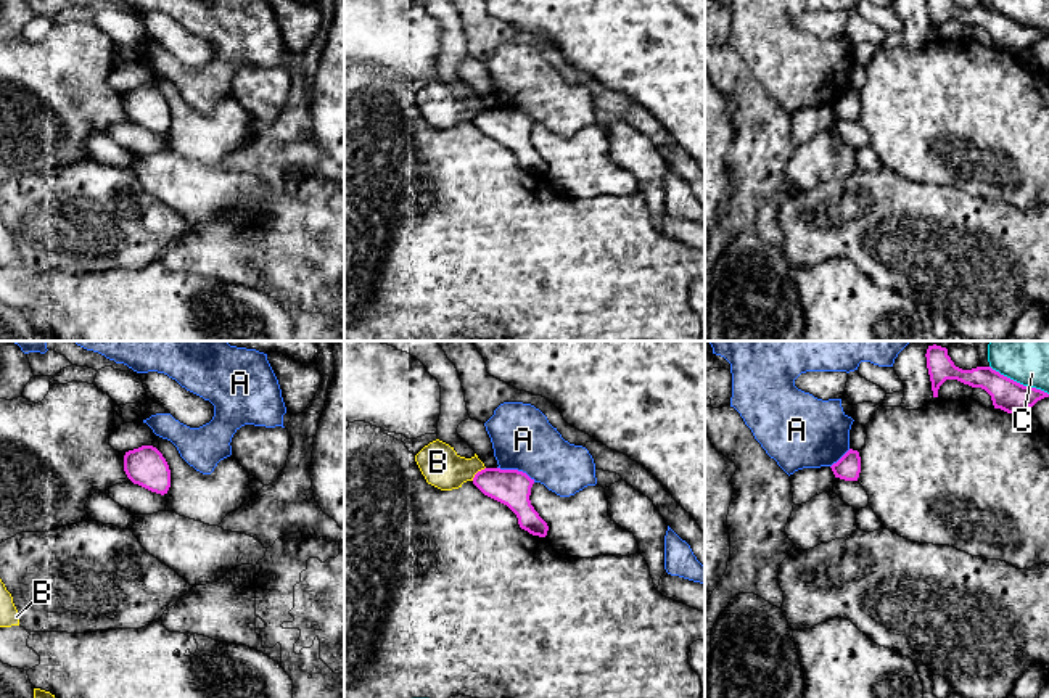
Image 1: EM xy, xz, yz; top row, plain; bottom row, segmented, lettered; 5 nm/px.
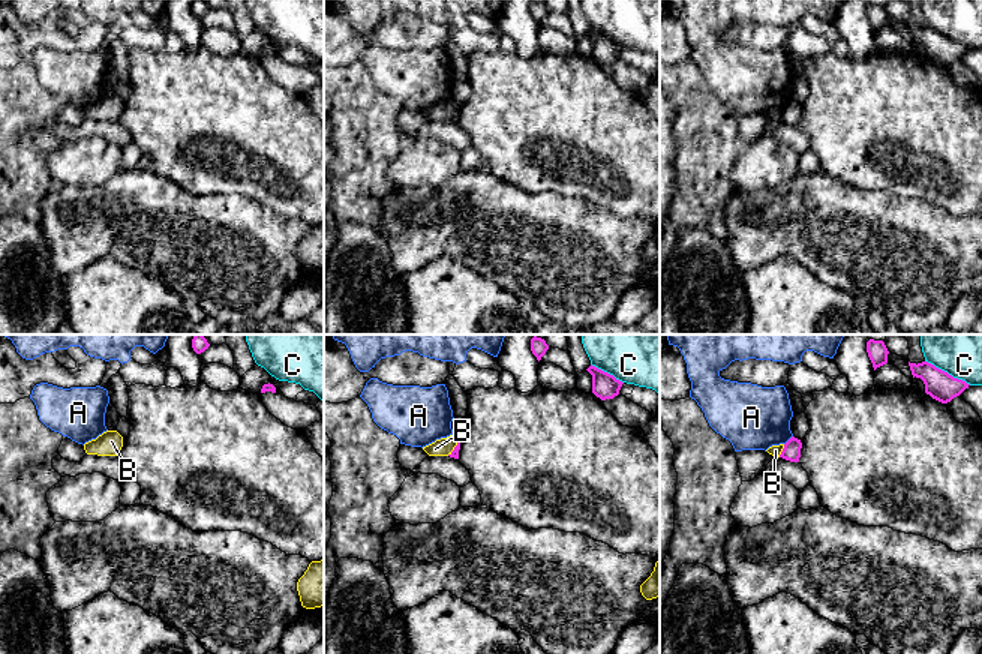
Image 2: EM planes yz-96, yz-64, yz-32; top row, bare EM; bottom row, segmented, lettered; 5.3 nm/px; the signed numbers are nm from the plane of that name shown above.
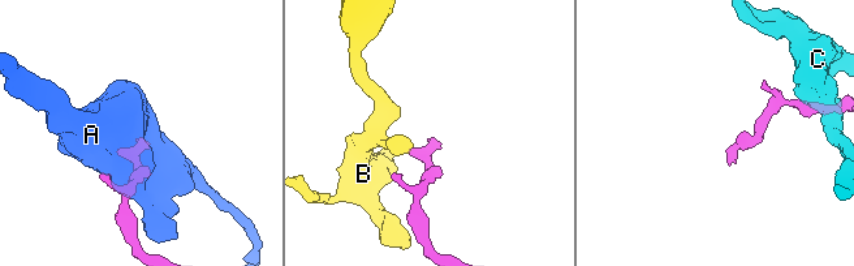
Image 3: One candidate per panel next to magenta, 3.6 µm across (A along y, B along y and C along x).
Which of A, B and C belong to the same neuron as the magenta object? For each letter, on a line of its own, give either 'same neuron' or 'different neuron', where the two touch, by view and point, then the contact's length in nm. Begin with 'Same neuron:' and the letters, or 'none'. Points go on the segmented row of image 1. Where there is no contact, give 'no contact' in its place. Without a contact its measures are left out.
Same neuron: none
A: different neuron; meets magenta in xz at (517, 470); contact 200 nm long
B: different neuron; meets magenta in xz at (477, 473); contact 100 nm long
C: different neuron; meets magenta in yz at (1019, 383); contact 320 nm long

